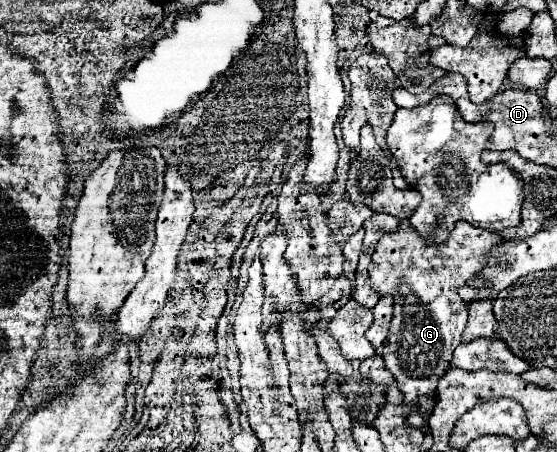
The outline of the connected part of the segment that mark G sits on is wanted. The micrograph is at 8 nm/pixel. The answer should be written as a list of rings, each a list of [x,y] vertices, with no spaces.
[[[401,219],[399,231],[387,233],[379,239],[373,253],[373,261],[369,263],[369,279],[377,293],[391,293],[395,297],[395,315],[391,321],[389,335],[381,347],[381,355],[387,363],[387,369],[393,373],[399,391],[403,391],[405,403],[415,405],[419,395],[435,395],[437,381],[449,369],[451,353],[461,343],[461,335],[467,325],[467,307],[463,299],[457,295],[457,291],[461,289],[461,285],[465,285],[469,277],[473,277],[485,267],[487,253],[501,243],[503,239],[497,233],[481,231],[469,223],[457,223],[447,243],[431,245],[429,239],[417,237],[413,227],[409,227],[409,219]]]

